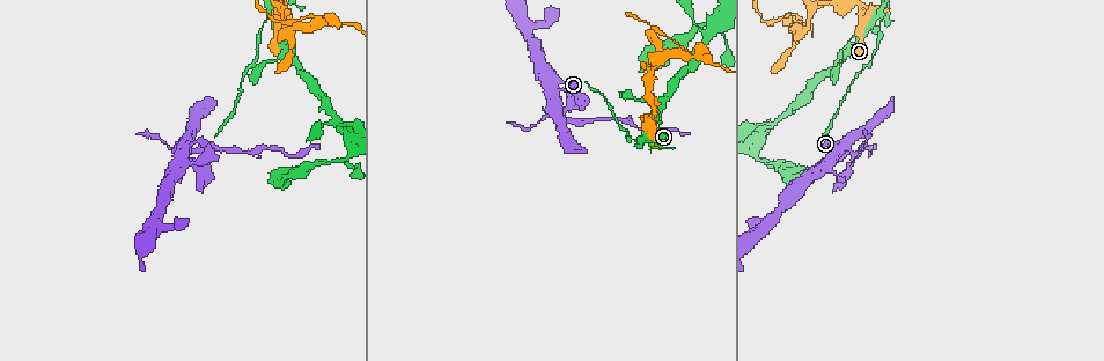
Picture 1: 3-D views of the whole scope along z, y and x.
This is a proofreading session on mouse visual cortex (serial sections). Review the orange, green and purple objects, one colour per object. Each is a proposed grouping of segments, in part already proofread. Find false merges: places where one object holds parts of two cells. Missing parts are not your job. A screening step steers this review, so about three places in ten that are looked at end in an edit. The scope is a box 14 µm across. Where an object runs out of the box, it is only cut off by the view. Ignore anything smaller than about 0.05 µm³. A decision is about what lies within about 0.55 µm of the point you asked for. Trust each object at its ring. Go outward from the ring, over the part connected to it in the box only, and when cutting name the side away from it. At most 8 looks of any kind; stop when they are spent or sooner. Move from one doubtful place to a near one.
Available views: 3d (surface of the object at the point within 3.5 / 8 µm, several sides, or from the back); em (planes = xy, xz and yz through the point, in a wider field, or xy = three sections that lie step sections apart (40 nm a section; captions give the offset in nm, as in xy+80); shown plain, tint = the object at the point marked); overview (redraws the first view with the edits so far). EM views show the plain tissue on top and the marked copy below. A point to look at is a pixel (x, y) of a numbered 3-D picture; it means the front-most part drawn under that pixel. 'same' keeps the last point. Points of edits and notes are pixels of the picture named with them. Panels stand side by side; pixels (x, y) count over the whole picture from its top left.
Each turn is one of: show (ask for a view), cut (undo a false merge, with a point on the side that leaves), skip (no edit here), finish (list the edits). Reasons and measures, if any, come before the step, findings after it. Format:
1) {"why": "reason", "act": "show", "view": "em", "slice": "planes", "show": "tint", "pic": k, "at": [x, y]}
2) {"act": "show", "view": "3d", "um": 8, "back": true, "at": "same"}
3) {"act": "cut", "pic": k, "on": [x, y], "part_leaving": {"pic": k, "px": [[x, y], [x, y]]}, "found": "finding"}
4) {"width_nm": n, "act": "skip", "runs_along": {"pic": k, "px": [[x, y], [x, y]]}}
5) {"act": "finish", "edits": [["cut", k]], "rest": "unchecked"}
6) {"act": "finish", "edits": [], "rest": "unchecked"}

{"why": "thin neck", "act": "show", "view": "3d", "um": 3.5, "pic": 1, "at": [796, 19]}

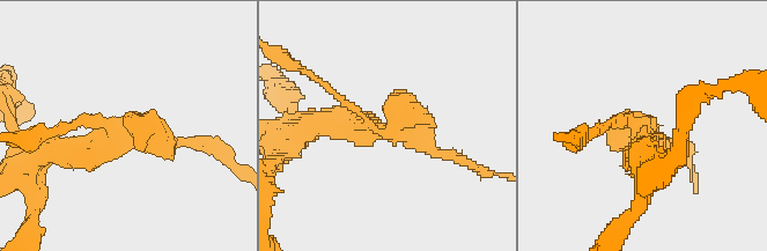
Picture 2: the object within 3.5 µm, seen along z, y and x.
{"arms": 4, "arm_widths_nm": [100, 200, 300, 300], "act": "show", "view": "em", "slice": "xy", "step": 5, "show": "tint", "pic": 2, "at": [109, 135]}

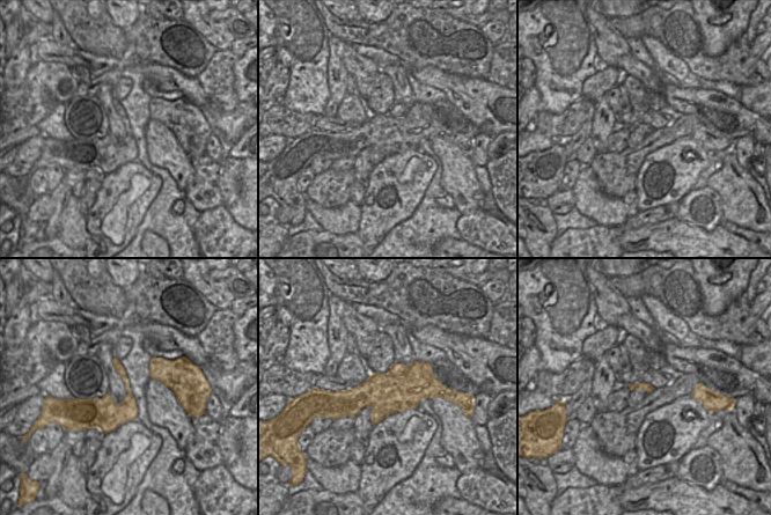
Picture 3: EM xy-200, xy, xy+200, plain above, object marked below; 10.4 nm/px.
{"act": "cut", "pic": 2, "on": [175, 142], "part_leaving": {"pic": 2, "px": [[131, 128], [146, 125], [170, 160]]}, "found": "a second cell is stuck on"}

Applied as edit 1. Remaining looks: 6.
{"why": "three-way junction", "act": "show", "view": "3d", "um": 8, "pic": 1, "at": [342, 159]}

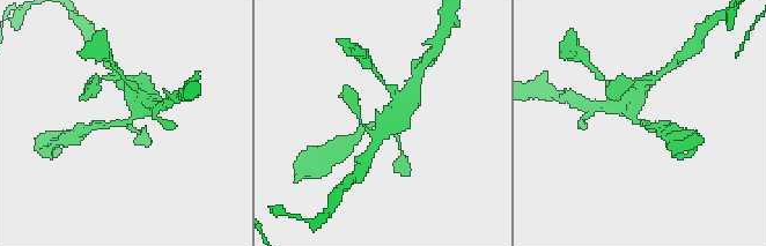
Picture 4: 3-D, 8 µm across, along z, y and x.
{"act": "show", "view": "3d", "um": 3.5, "pic": 4, "at": [126, 125]}

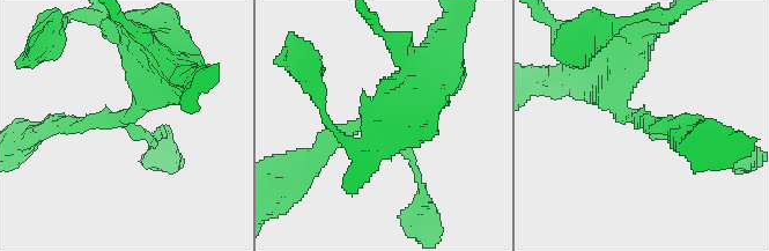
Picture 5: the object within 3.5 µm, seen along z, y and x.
{"arms": 3, "arm_widths_nm": [150, 200, 500], "act": "show", "view": "em", "slice": "xy", "step": 1, "show": "tint", "pic": 5, "at": [635, 120]}

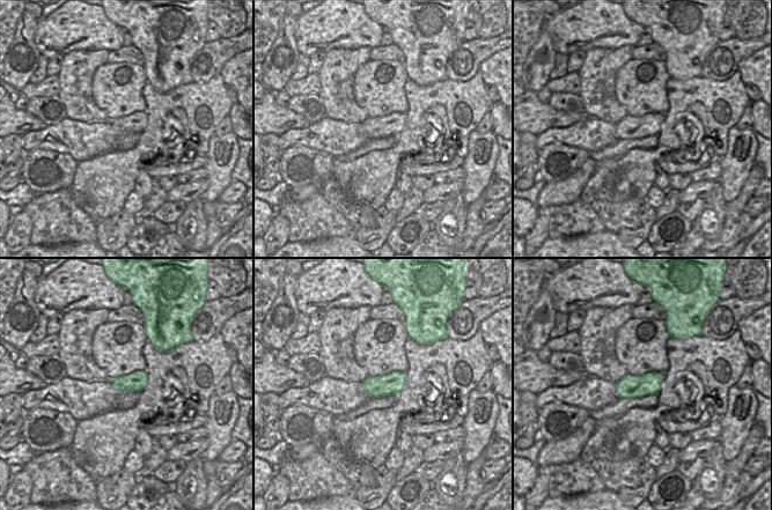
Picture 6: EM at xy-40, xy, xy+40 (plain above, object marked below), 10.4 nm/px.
{"act": "skip", "runs_along": {"pic": 5, "px": [[152, 63], [130, 116], [52, 130]]}, "found": "one cell here"}

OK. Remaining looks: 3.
{"why": "three arms meet", "act": "show", "view": "3d", "um": 8, "pic": 1, "at": [855, 156]}

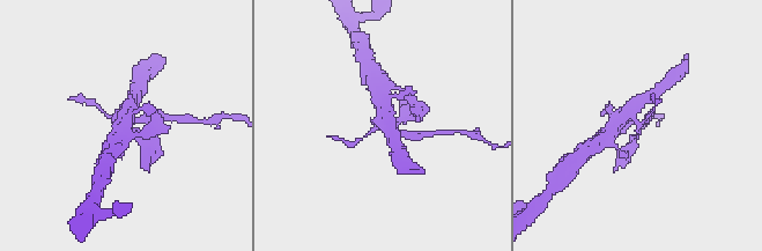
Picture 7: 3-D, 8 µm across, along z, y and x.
{"act": "show", "view": "3d", "um": 3.5, "pic": 7, "at": [640, 126]}

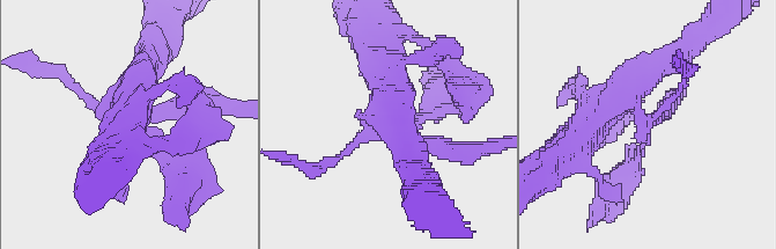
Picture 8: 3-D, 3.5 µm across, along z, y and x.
{"act": "show", "view": "em", "slice": "planes", "show": "tint", "pic": 8, "at": [650, 120]}

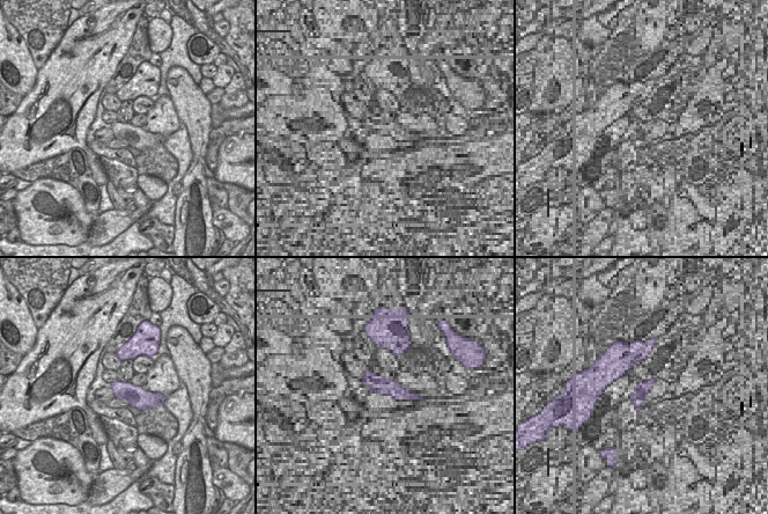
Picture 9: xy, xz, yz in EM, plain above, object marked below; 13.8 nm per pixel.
{"act": "cut", "pic": 8, "on": [677, 97], "part_leaving": {"pic": 8, "px": [[643, 121], [655, 121], [673, 100]]}, "found": "a second cell is stuck on"}

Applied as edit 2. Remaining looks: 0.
{"act": "finish", "edits": [["cut", 2], ["cut", 8]], "rest": "unchecked"}

